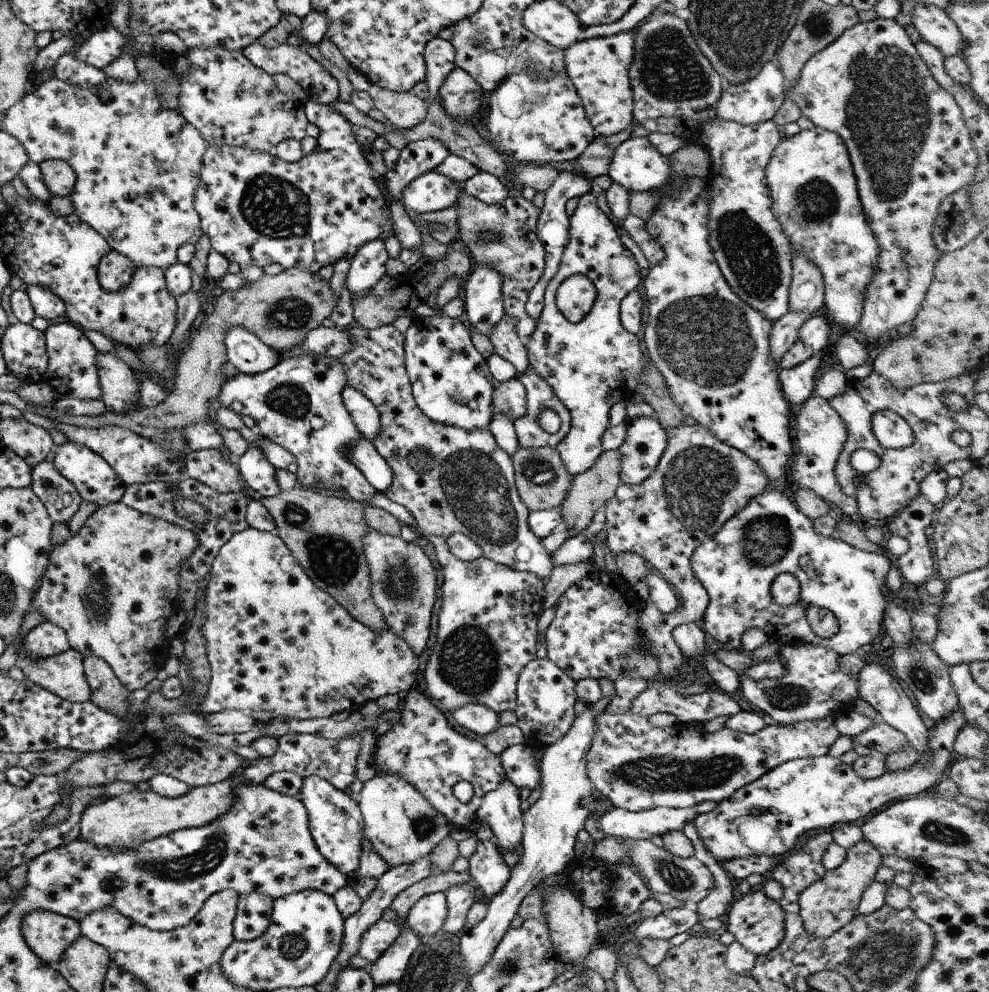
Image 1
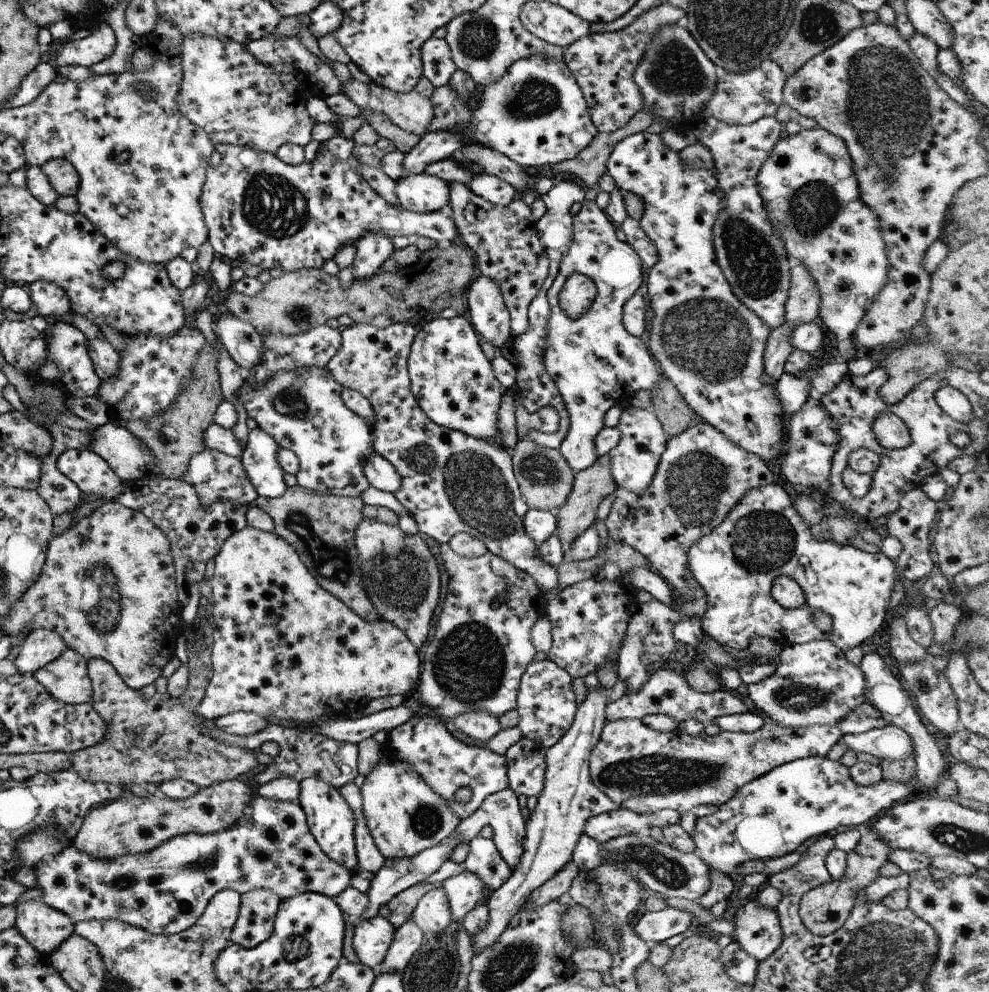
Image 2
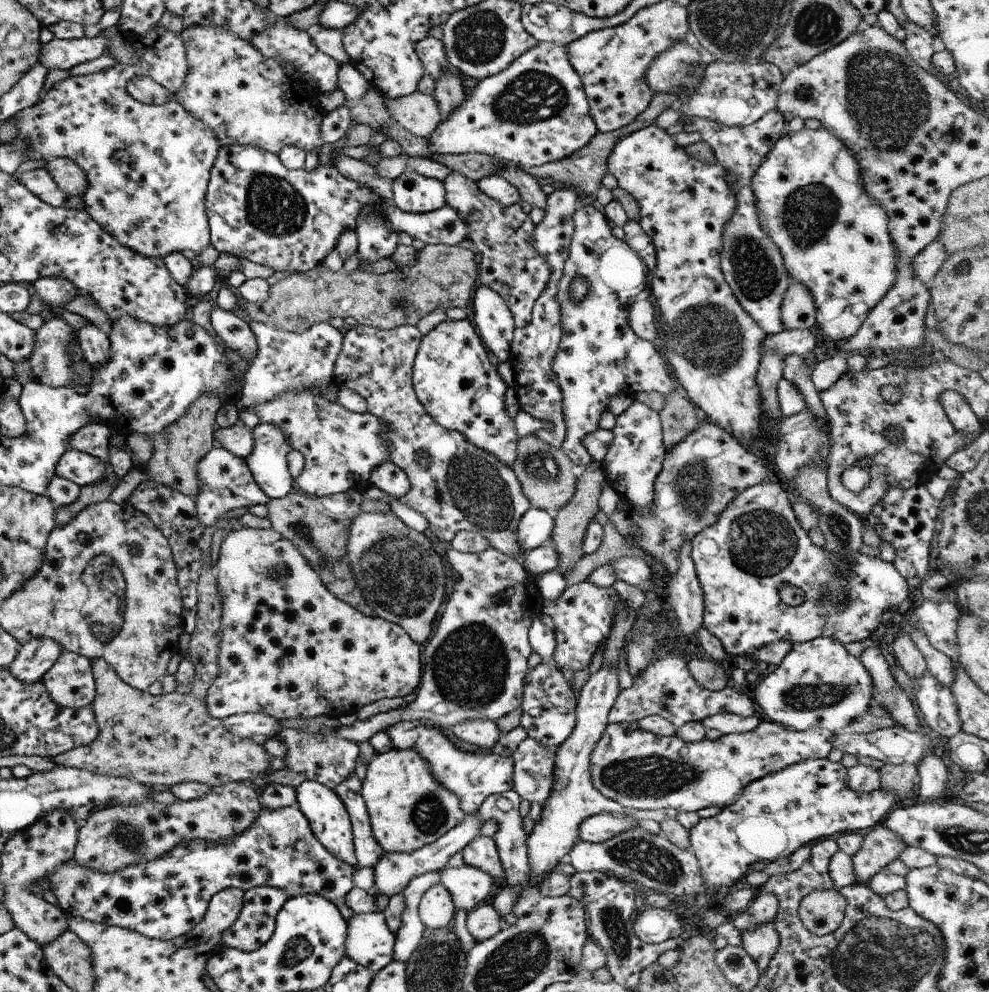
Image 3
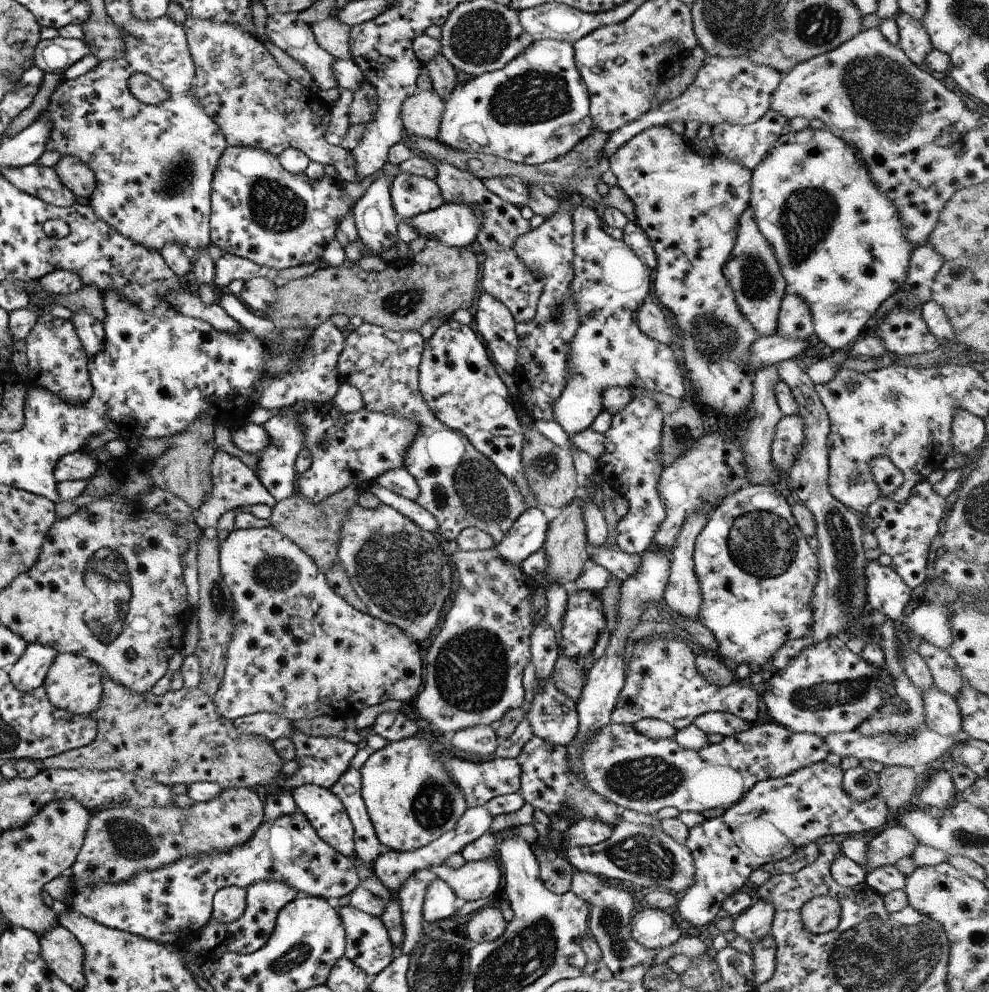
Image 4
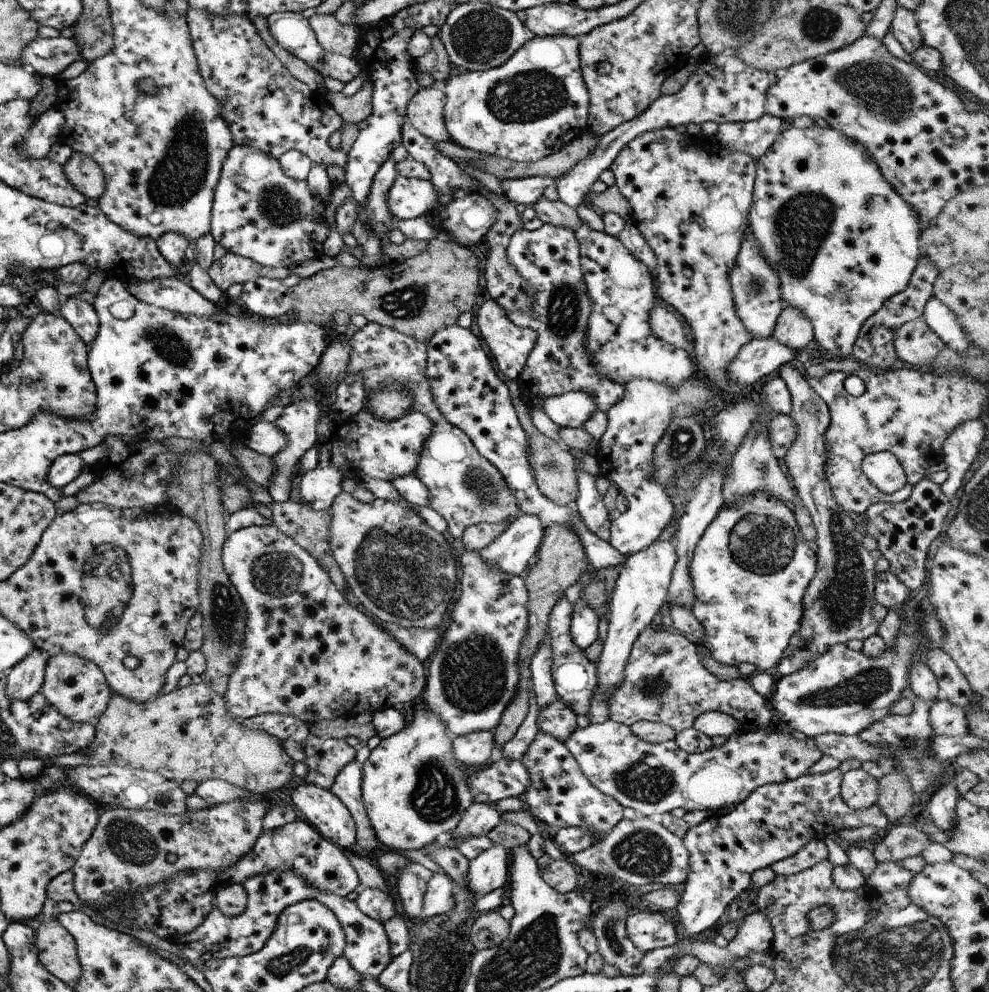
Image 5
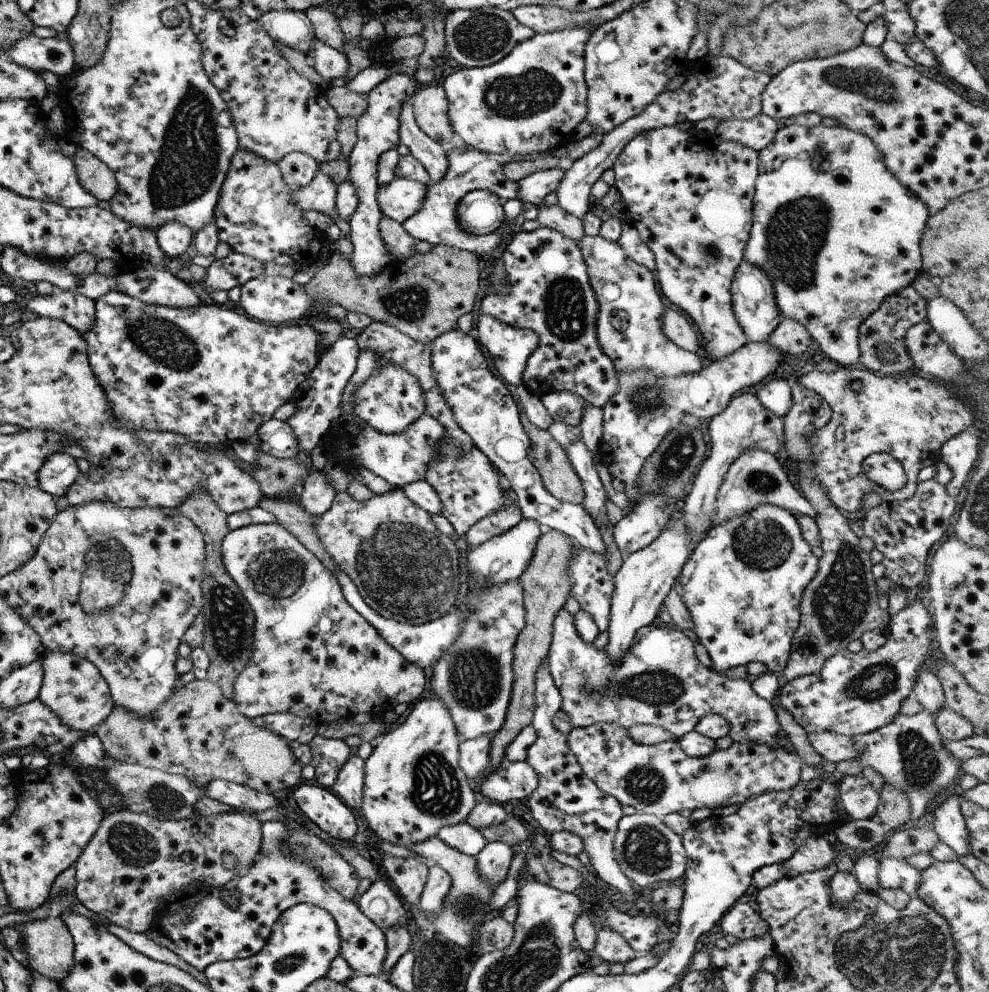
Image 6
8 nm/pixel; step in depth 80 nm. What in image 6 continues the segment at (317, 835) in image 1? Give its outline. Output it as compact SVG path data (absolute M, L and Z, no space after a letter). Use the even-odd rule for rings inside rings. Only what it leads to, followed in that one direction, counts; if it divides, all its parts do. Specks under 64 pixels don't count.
M299 784L293 792L293 800L301 814L333 840L346 842L355 835L354 815L329 790L317 784Z

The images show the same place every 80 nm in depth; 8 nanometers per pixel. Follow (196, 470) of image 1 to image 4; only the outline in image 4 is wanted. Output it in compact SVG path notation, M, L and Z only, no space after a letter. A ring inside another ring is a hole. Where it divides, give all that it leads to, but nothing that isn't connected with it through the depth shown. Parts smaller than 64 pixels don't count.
M219 449L216 450L213 458L211 458L209 476L211 476L211 492L209 492L207 500L203 502L203 506L197 510L192 519L202 532L215 530L219 517L229 510L238 510L241 507L256 504L271 508L276 503L269 495L269 492L261 486L261 482L257 480L254 472L251 472L235 456L229 456L229 454L225 454Z

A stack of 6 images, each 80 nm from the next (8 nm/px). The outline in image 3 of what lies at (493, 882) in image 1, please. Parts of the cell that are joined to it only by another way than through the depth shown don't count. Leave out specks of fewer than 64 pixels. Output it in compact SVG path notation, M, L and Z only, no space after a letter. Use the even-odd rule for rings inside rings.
M477 836L461 850L464 865L483 870L489 874L495 885L500 886L503 881L503 868L500 864L498 853L493 838Z

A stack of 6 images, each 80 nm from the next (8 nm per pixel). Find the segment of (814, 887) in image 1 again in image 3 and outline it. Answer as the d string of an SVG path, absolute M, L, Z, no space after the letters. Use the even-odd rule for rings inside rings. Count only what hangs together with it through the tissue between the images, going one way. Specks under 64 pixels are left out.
M879 824L869 828L863 834L860 850L851 857L856 884L866 885L873 874L897 859L906 847L907 844L903 844L901 838L885 826ZM821 890L807 894L798 905L798 918L812 935L834 932L844 918L845 900L837 890Z

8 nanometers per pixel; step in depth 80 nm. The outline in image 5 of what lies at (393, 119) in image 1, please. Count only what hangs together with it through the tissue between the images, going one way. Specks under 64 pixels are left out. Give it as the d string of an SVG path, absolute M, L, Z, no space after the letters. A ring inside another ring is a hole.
M439 85L423 88L407 102L404 117L416 132L433 143L445 142L450 139L443 121L443 106L444 96Z

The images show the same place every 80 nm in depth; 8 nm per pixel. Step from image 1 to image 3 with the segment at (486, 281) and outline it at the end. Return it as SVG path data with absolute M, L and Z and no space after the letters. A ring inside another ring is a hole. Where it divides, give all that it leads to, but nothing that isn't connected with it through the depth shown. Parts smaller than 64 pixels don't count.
M477 286L471 298L473 326L482 346L504 367L508 365L514 323L505 302L487 286Z

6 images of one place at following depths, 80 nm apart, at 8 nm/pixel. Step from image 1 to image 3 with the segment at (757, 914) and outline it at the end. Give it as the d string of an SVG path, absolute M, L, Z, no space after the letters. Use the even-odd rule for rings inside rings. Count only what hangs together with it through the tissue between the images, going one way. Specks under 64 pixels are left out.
M765 922L763 926L743 930L741 934L741 947L746 954L755 962L760 973L765 972L769 966L771 956L776 952L778 936L773 930L772 922Z

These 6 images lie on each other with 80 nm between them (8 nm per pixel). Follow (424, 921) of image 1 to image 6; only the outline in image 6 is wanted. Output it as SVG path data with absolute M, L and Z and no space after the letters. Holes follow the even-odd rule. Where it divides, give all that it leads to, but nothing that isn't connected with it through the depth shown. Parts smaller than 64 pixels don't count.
M432 865L419 896L418 908L422 913L433 915L439 911L443 898L447 896L450 888L450 877L439 866Z

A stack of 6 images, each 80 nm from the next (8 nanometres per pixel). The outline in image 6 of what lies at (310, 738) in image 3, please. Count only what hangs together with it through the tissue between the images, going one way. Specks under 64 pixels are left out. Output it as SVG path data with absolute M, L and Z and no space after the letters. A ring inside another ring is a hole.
M318 735L313 736L306 746L311 754L310 765L315 771L314 782L328 790L354 749L347 747L343 739L327 739Z

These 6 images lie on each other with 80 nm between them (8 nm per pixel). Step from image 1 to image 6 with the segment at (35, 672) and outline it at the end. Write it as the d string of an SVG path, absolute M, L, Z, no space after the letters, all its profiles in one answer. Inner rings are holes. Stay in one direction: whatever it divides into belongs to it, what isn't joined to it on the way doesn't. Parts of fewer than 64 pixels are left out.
M47 652L40 663L42 684L37 700L47 706L49 712L69 730L93 733L114 707L107 684L97 668L87 660L65 652Z

